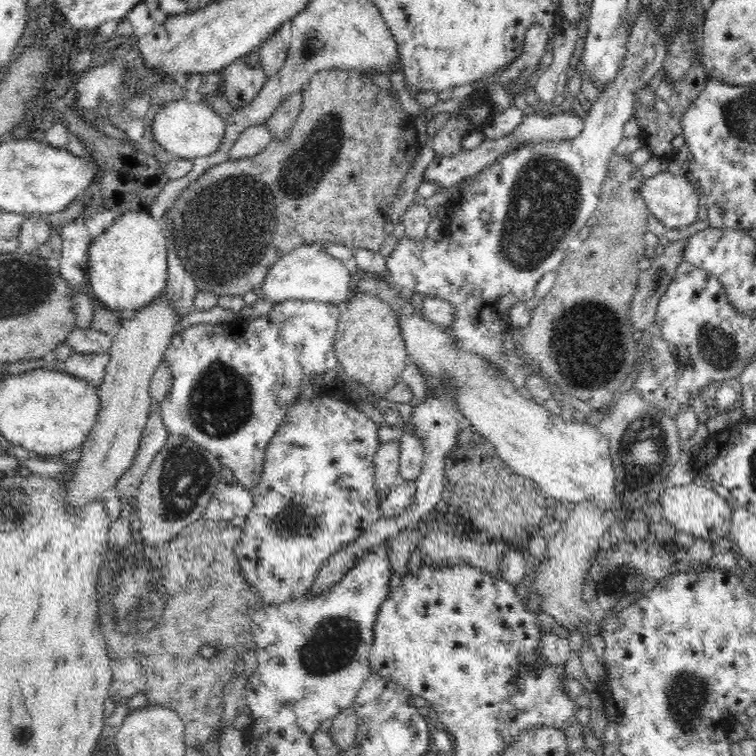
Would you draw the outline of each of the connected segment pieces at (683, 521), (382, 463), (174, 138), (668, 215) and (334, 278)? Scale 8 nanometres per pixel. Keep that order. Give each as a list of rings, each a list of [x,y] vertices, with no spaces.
[[[694,484],[672,486],[660,493],[658,503],[664,509],[663,518],[672,524],[676,531],[690,532],[696,538],[714,542],[731,528],[730,518],[733,518],[734,511],[728,502],[716,494],[711,487],[695,486]]]
[[[399,439],[380,443],[374,457],[374,487],[378,491],[378,501],[384,501],[392,491],[399,477]]]
[[[186,100],[167,102],[152,121],[154,140],[177,158],[202,158],[219,150],[226,132],[226,120],[208,104],[190,104]]]
[[[664,171],[645,178],[642,198],[663,226],[684,229],[698,219],[698,195],[688,177]]]
[[[304,243],[285,254],[268,269],[268,276],[264,278],[259,298],[278,303],[286,300],[314,300],[342,307],[353,293],[350,289],[350,274],[342,261],[320,249],[320,243]]]

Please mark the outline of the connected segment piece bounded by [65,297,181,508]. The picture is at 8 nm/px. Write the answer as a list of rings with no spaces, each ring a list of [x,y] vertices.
[[[161,297],[150,301],[148,305],[136,309],[133,313],[125,314],[125,319],[119,326],[117,335],[112,339],[110,347],[110,360],[107,366],[105,377],[99,386],[100,410],[98,411],[96,422],[89,430],[86,440],[83,442],[84,448],[81,451],[81,458],[72,464],[75,471],[65,482],[67,494],[65,504],[72,508],[82,508],[84,504],[94,500],[105,500],[107,496],[114,494],[116,483],[120,476],[128,470],[133,463],[138,452],[140,439],[143,430],[147,426],[149,419],[151,397],[149,396],[149,386],[156,368],[161,364],[165,350],[170,344],[174,335],[174,326],[181,320],[174,309],[170,309],[170,303],[163,302]]]

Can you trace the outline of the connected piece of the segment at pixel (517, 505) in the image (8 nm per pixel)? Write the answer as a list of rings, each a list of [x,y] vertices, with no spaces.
[[[482,440],[480,443],[463,443],[448,453],[445,460],[445,490],[439,504],[421,521],[422,524],[432,520],[456,525],[463,532],[470,532],[476,542],[501,542],[524,539],[526,534],[546,522],[548,518],[545,496],[539,487],[529,479],[516,474],[499,456],[491,442]]]

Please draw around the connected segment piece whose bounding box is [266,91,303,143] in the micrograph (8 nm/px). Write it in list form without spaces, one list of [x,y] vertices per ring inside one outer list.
[[[298,91],[287,96],[280,106],[267,118],[266,125],[277,142],[282,142],[290,135],[299,116],[303,102],[303,91]]]

